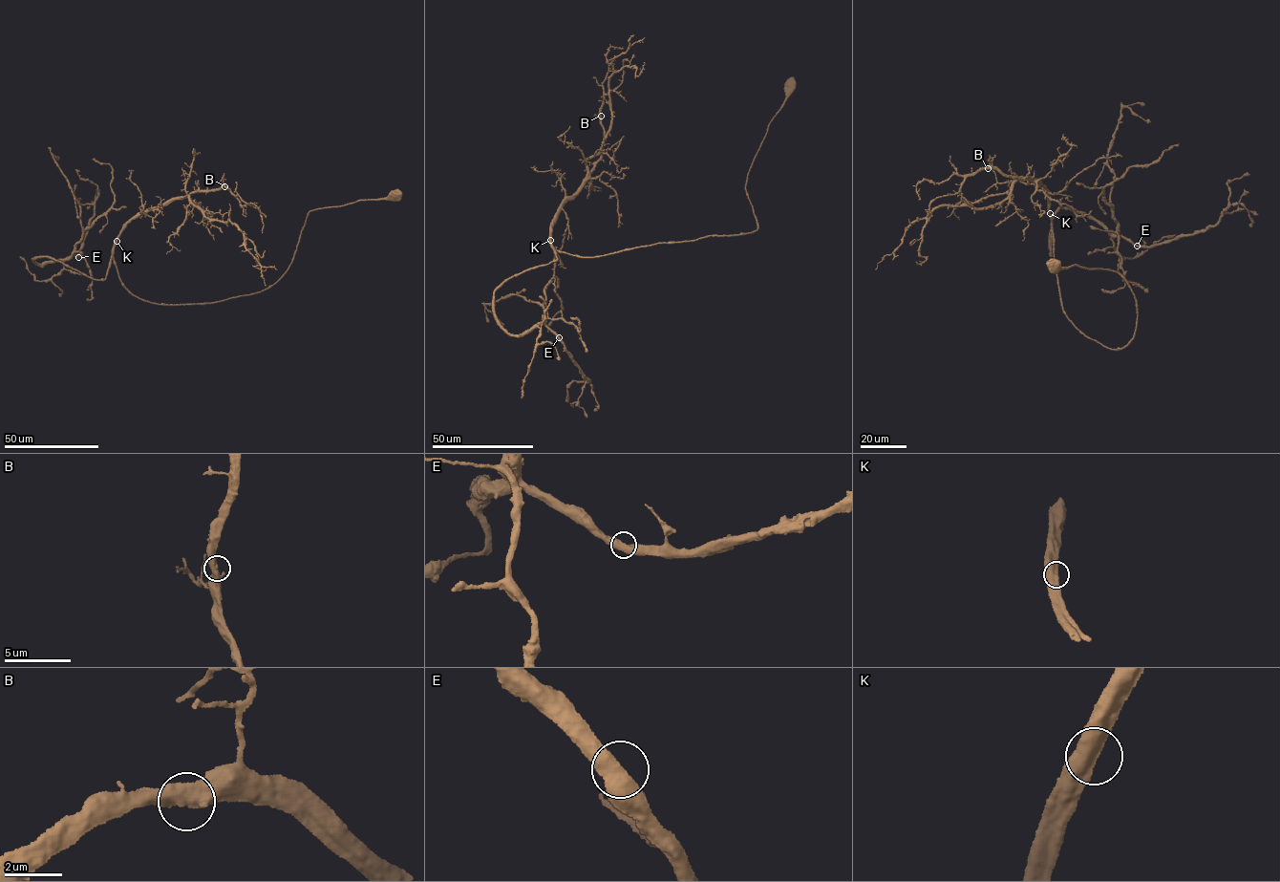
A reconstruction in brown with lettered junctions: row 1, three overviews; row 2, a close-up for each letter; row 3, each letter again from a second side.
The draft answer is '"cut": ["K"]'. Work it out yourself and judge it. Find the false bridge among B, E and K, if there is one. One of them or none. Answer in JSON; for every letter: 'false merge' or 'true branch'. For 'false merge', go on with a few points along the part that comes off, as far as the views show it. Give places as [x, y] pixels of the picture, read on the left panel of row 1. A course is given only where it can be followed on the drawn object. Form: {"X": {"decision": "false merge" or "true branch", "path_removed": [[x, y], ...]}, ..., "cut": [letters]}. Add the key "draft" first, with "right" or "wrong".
{"draft": "wrong", "B": {"decision": "true branch"}, "E": {"decision": "true branch"}, "K": {"decision": "true branch"}, "cut": []}

